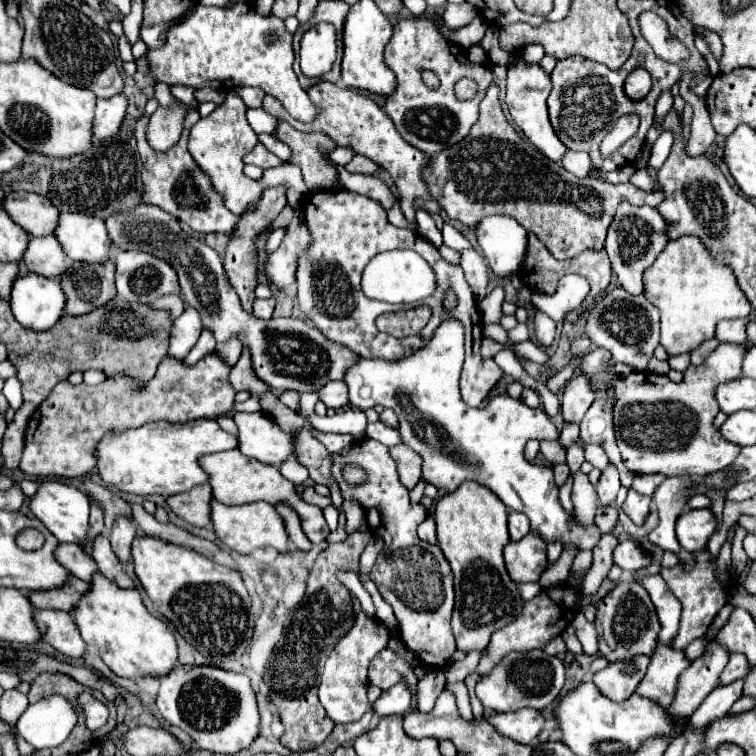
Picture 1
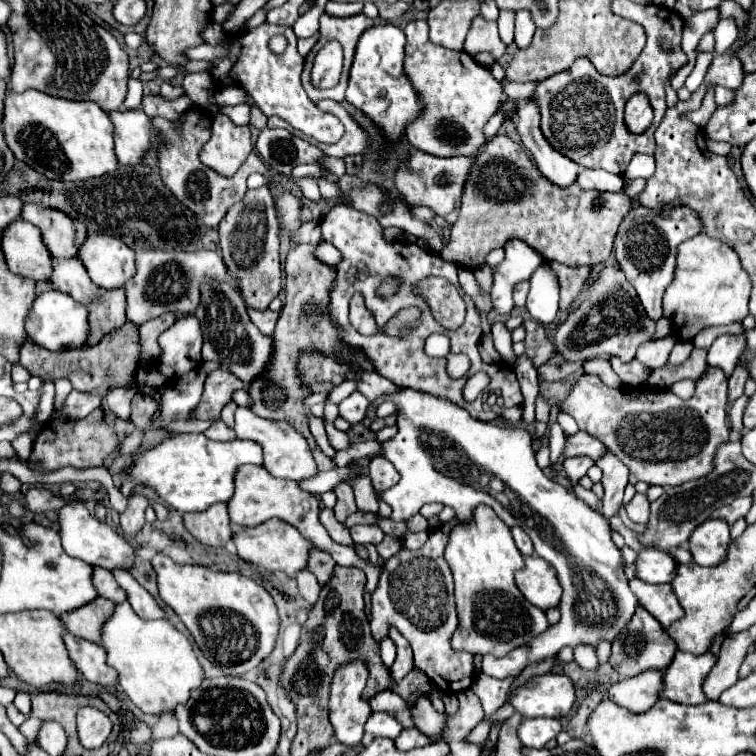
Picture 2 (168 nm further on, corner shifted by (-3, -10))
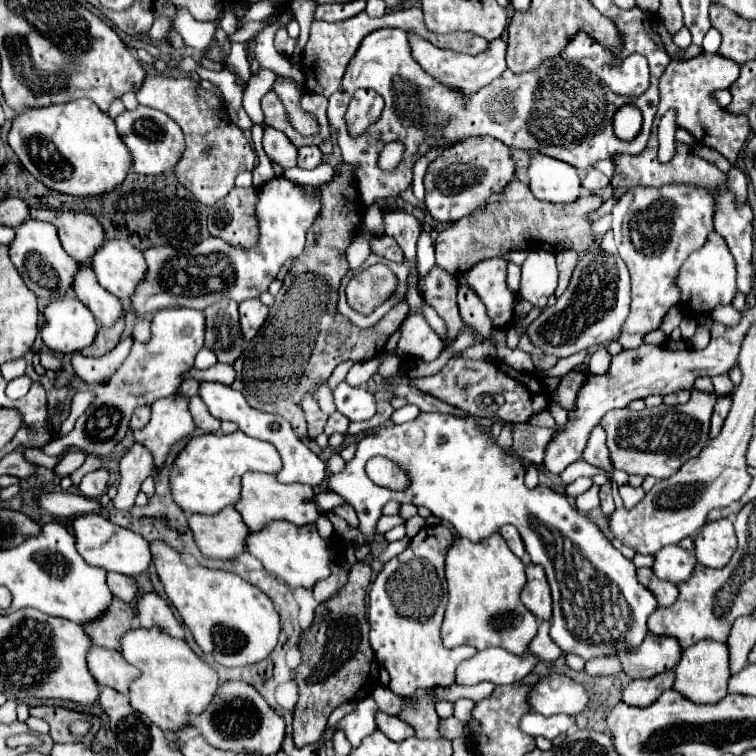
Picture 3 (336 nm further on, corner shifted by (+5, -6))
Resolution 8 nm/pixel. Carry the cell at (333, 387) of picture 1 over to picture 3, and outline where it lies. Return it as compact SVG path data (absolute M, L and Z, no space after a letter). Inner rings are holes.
M345 381L333 391L337 411L351 421L365 421L375 415L375 397L365 387L351 387Z

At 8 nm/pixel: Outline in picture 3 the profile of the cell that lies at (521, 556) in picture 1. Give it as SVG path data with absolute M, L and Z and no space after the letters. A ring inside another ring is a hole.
M529 563L525 573L527 573L527 583L521 589L521 601L537 619L549 621L551 619L551 591L547 585L543 567Z

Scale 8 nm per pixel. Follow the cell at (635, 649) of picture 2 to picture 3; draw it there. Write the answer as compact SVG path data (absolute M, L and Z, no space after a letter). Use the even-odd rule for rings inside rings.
M647 631L639 647L619 651L617 659L621 661L625 675L629 675L631 679L641 679L669 671L671 667L675 667L675 663L679 663L679 655L681 647L675 637L655 635Z

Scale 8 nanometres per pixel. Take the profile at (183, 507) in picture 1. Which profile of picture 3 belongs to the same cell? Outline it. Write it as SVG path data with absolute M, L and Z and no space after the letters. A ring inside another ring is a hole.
M225 507L215 515L189 515L189 529L205 557L233 559L245 551L249 529L241 523L235 507Z

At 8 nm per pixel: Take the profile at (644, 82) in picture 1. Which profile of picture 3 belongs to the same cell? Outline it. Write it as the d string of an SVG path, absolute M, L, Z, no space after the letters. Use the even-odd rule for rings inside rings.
M623 105L613 117L615 135L625 141L633 139L641 131L641 123L643 123L643 115L639 109L635 109L635 105Z

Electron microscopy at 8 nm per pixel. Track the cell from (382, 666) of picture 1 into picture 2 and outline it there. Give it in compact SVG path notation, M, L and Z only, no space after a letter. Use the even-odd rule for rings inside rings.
M419 699L411 709L411 717L415 727L425 735L437 735L445 729L445 713L437 713L429 699Z

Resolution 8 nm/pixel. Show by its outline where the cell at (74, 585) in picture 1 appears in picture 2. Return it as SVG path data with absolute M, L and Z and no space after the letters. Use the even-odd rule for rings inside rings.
M97 597L87 607L79 607L67 615L61 615L61 621L65 623L67 631L71 631L73 635L87 639L91 643L99 643L101 627L113 615L113 609L115 609L113 601Z

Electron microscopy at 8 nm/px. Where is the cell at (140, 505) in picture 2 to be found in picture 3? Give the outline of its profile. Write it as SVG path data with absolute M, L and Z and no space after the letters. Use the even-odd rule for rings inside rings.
M135 443L121 459L121 481L117 487L117 497L113 499L113 507L119 511L129 511L135 505L141 483L153 473L153 469L155 465L151 453L143 445Z

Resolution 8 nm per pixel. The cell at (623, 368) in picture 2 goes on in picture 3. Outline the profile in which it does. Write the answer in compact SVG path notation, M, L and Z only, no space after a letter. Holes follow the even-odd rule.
M599 347L593 355L591 355L591 361L589 361L589 371L593 375L599 375L599 373L605 373L611 365L611 359L609 359L609 351L605 347Z

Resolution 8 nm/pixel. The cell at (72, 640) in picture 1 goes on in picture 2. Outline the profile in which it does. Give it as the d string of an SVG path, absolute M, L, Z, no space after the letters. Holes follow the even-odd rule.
M65 633L65 645L67 645L69 655L71 655L73 663L77 665L79 673L87 681L97 683L107 689L113 689L119 685L117 671L107 665L107 653L105 653L103 645L79 639L71 633Z

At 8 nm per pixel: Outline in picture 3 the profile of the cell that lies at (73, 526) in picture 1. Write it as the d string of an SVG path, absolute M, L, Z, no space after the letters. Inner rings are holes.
M87 513L87 515L75 517L71 521L71 529L75 535L75 547L89 565L103 567L105 571L115 571L123 575L139 575L147 569L151 561L149 543L141 535L111 523L101 513Z

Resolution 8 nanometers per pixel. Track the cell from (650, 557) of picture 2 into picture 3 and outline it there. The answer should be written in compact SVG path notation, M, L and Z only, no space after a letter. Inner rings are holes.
M671 545L671 547L663 547L661 551L655 553L655 563L653 563L651 571L659 579L679 583L683 579L689 579L693 565L695 565L695 557L691 557L679 545Z

